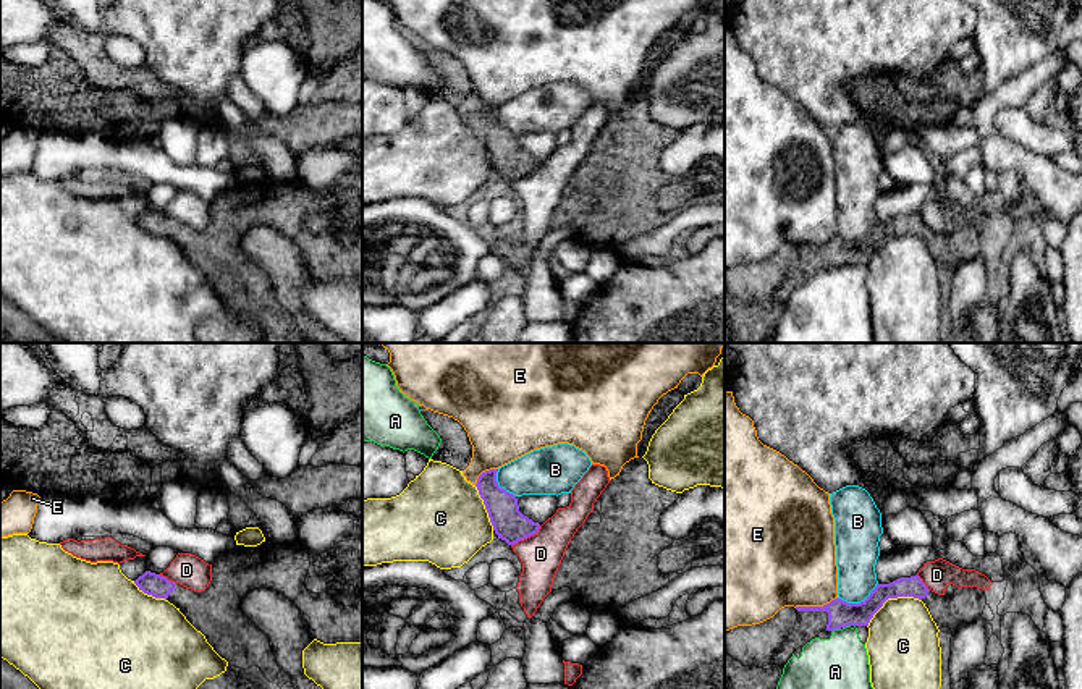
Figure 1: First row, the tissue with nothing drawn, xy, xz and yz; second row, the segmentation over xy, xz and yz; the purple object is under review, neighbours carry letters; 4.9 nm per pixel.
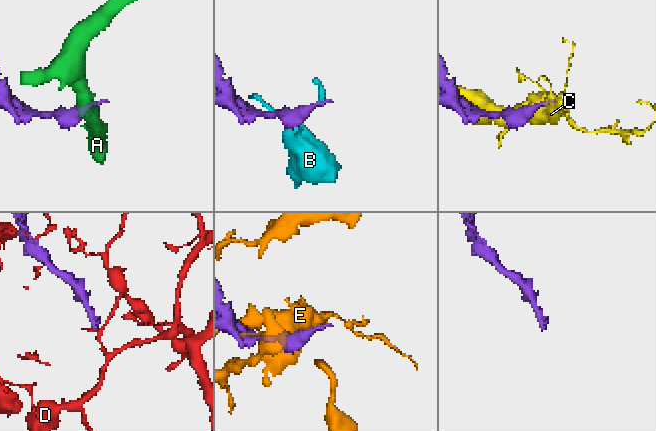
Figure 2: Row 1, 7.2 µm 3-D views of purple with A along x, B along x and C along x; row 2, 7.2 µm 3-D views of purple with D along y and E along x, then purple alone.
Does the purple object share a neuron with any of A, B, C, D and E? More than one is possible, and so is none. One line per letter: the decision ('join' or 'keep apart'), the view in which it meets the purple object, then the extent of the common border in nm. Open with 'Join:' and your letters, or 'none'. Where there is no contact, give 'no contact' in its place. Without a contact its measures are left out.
Join: none
A: keep apart | yz | 50 nm
B: keep apart | yz | 220 nm
C: keep apart | yz | 300 nm
D: keep apart | xz | 180 nm
E: keep apart | yz | 220 nm

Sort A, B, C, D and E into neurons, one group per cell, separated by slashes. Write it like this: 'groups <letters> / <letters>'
groups A / B / C / D / E

